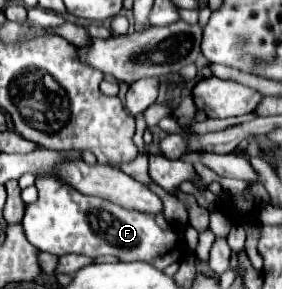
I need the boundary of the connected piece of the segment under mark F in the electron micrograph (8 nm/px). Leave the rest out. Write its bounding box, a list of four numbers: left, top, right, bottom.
[22,177,182,269]

